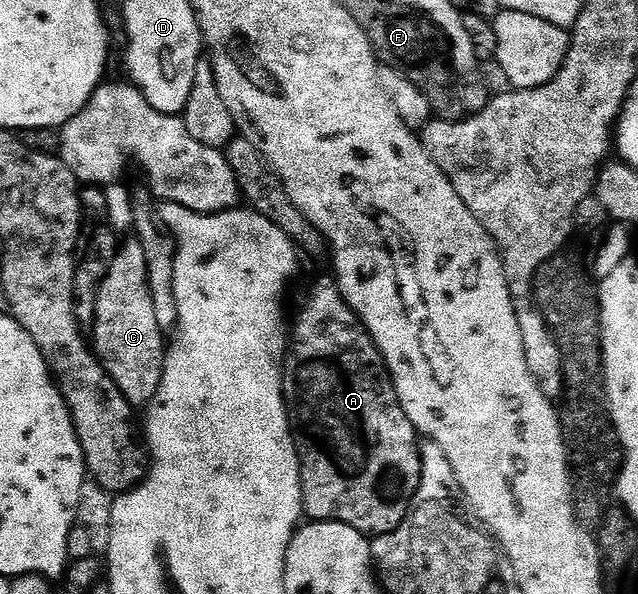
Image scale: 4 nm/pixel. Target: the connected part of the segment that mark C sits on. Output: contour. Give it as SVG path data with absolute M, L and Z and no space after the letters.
M136 237L123 242L119 246L116 257L110 262L110 268L98 291L98 304L94 310L94 326L92 328L92 346L104 369L116 381L120 393L130 402L135 409L145 408L156 397L162 384L162 369L166 365L167 340L161 325L156 321L156 305L152 303L152 289L148 279L148 257L144 245Z

